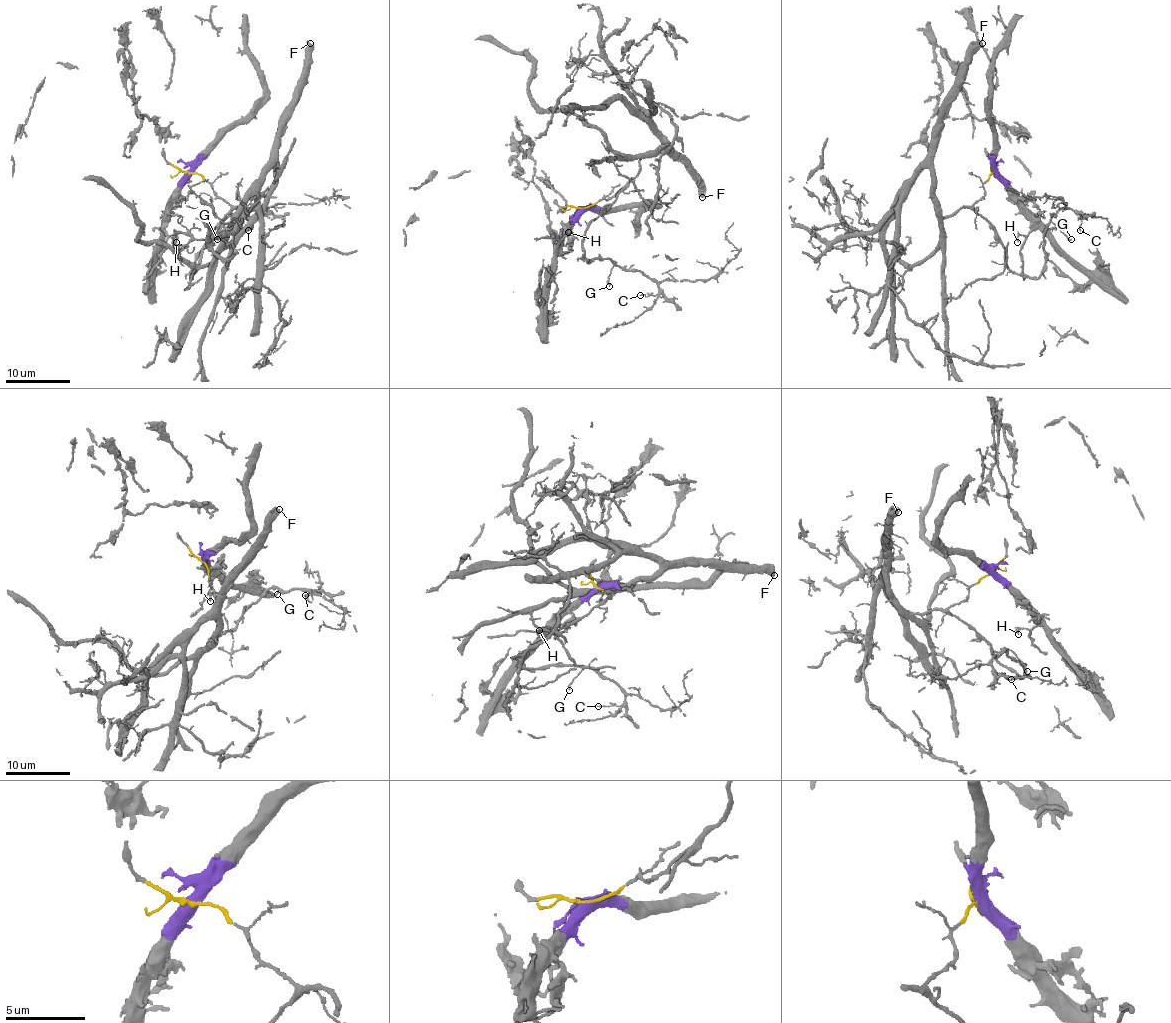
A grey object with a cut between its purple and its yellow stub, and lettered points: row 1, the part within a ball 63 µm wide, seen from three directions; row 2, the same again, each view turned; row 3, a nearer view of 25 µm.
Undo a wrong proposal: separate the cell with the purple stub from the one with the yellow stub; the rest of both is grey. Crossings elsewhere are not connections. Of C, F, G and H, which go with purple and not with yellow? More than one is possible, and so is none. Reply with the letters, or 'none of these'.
H

